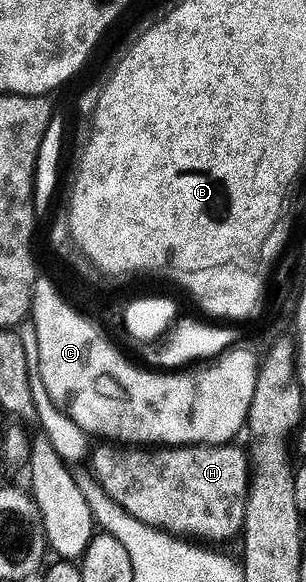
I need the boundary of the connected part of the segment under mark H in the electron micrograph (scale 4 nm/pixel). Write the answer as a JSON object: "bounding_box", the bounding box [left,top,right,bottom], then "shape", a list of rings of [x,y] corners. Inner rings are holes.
{"bounding_box":[92,443,252,543],"shape":[[[102,443],[99,446],[99,449],[97,446],[92,453],[92,458],[94,457],[94,477],[98,480],[95,481],[97,488],[105,491],[120,507],[124,507],[124,511],[128,511],[128,515],[140,519],[140,523],[151,525],[154,529],[163,530],[179,539],[197,539],[202,543],[210,543],[206,541],[230,541],[237,533],[239,536],[243,532],[246,523],[246,501],[250,497],[252,480],[252,461],[245,448],[237,449],[237,444],[234,443],[229,445],[184,445],[181,447],[154,448],[119,447],[114,443]]]}

